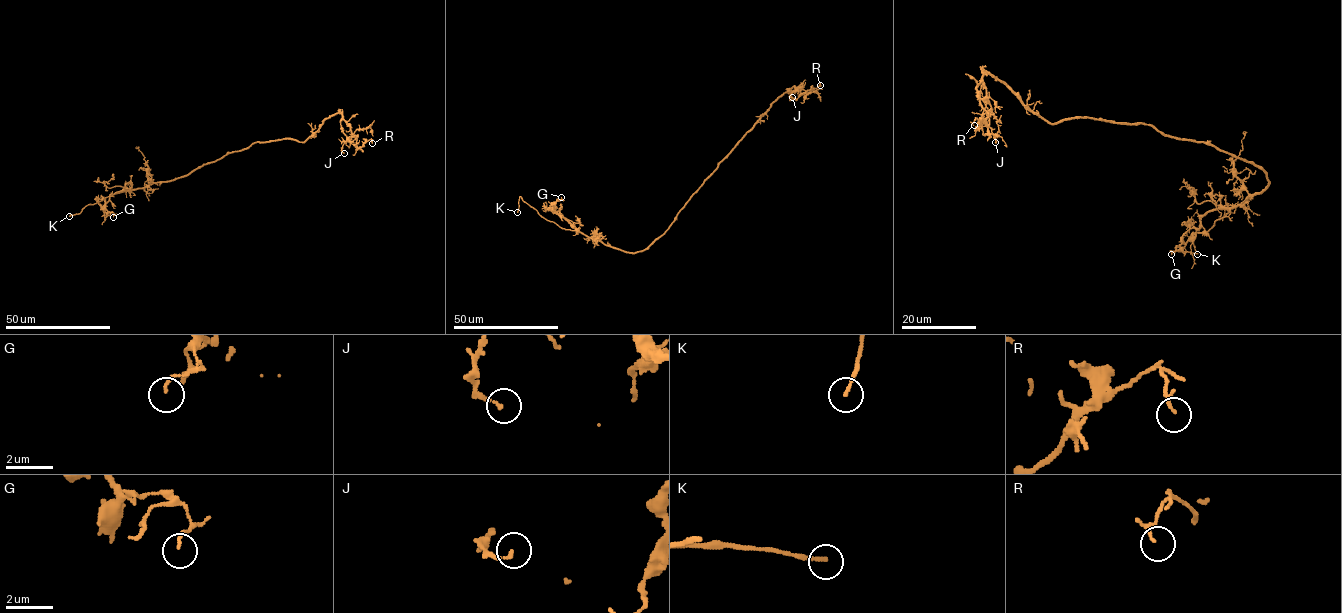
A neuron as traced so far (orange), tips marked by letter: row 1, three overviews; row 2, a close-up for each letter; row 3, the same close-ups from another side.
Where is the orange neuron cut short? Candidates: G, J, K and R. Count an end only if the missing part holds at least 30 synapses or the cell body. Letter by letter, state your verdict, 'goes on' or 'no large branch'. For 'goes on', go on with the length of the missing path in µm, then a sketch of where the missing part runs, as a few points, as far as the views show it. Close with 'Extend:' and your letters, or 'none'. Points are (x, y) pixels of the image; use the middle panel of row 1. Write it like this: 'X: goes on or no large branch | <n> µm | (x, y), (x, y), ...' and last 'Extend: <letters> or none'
G: no large branch
J: no large branch
K: goes on | 3 µm
R: no large branch
Extend: K

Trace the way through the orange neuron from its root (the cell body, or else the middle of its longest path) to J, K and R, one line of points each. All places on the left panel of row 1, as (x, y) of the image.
J: (235, 152), (255, 142), (303, 142), (340, 113), (344, 153)
K: (235, 152), (174, 179), (113, 194), (69, 216)
R: (235, 152), (255, 142), (283, 138), (303, 142), (338, 113), (356, 138), (358, 148), (370, 139), (372, 143)

